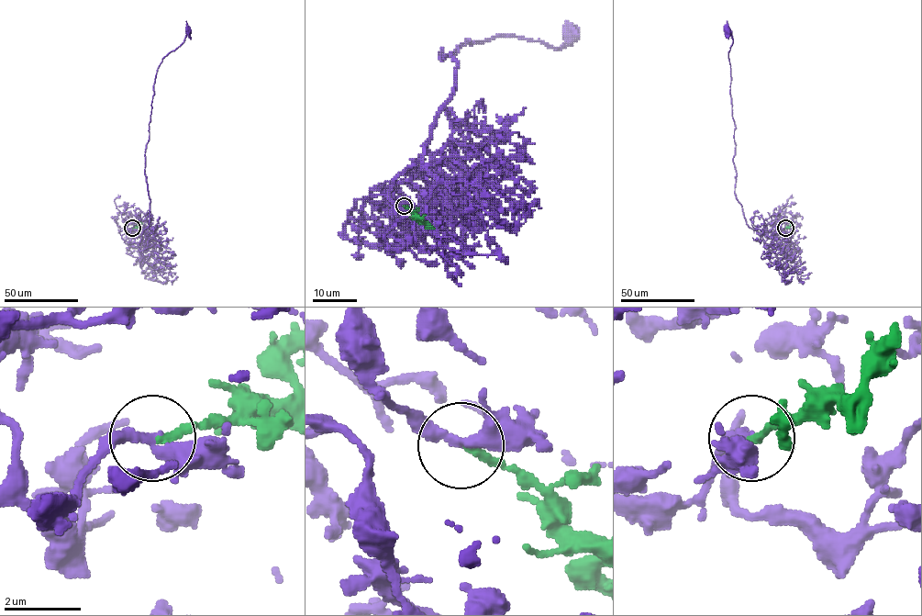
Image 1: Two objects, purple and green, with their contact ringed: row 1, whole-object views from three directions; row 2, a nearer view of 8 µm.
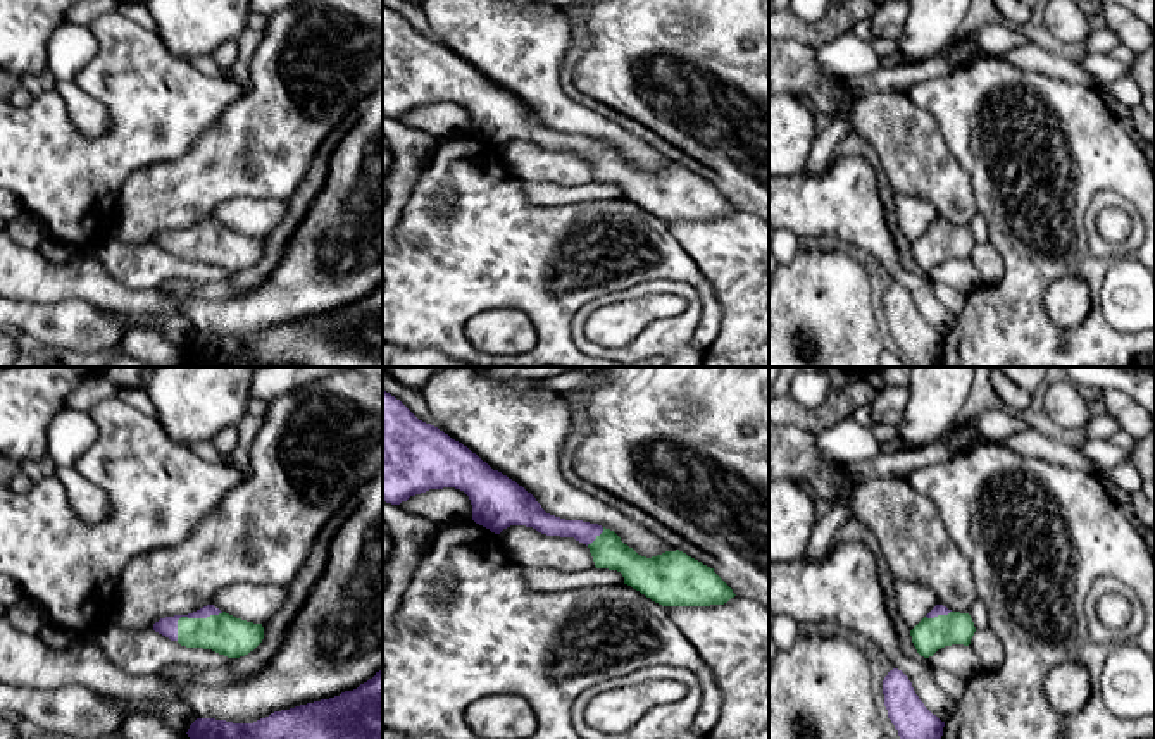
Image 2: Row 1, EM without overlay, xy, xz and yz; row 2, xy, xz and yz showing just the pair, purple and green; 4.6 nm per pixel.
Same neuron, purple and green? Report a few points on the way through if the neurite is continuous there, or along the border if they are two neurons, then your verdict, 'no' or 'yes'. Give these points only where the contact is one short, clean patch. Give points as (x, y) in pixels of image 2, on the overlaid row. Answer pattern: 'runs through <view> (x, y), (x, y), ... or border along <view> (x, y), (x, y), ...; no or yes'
runs through xy (168, 626), (190, 617), (200, 627), (230, 636); yes

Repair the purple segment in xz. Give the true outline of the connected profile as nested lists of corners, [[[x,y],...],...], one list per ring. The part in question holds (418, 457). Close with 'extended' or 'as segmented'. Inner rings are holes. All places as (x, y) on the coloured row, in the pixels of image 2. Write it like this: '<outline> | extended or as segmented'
[[[383,389],[383,501],[400,505],[410,496],[443,487],[464,491],[472,505],[472,520],[495,534],[510,525],[526,525],[546,536],[574,537],[590,548],[596,568],[621,572],[624,584],[662,606],[724,605],[736,596],[714,568],[679,550],[646,558],[624,544],[610,529],[546,513],[522,486],[493,470],[438,427],[419,420],[400,400]]] | extended

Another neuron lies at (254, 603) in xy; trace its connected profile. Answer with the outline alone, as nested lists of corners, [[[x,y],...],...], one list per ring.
[[[236,584],[221,589],[210,605],[236,618],[264,624],[271,620],[288,596],[286,587]]]

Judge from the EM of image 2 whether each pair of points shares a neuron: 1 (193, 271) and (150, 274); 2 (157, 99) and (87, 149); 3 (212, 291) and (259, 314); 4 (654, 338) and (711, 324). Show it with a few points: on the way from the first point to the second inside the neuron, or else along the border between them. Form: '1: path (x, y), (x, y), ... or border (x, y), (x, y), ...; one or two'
1: path (183, 271), (161, 271); one
2: path (140, 116), (104, 149); one
3: border (240, 290), (224, 298), (202, 298), (197, 295); two
4: border (692, 288), (700, 305), (693, 336), (700, 348); two

